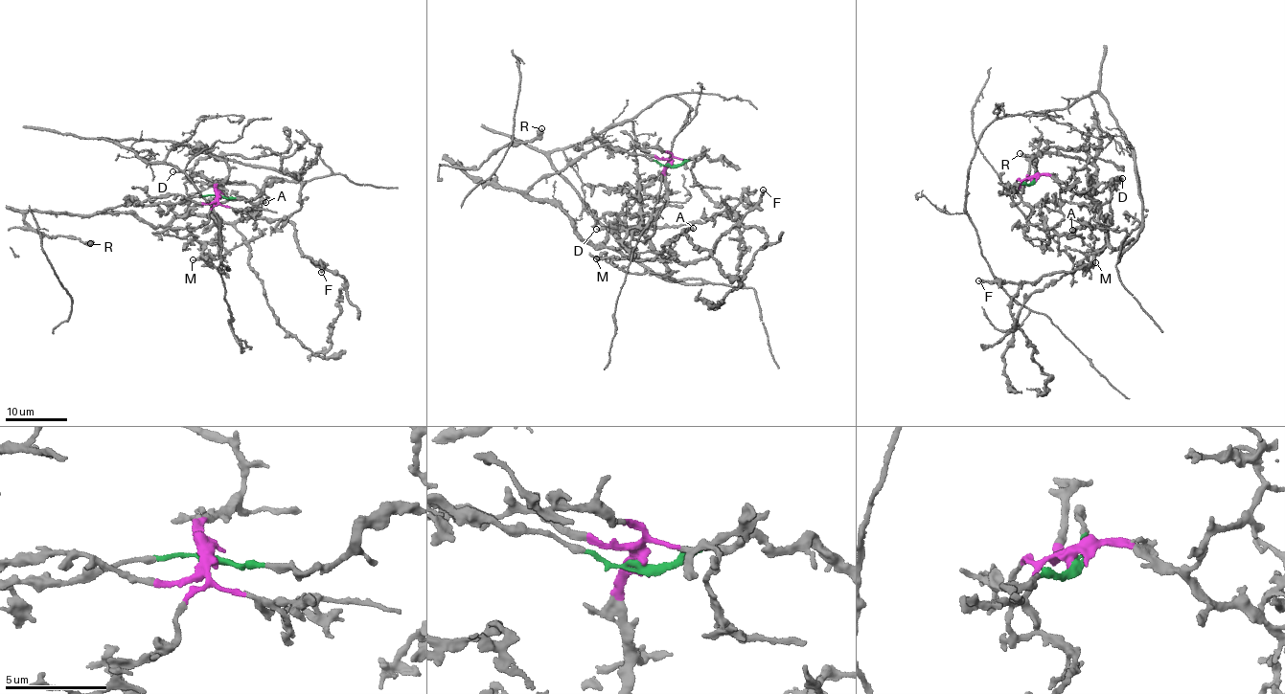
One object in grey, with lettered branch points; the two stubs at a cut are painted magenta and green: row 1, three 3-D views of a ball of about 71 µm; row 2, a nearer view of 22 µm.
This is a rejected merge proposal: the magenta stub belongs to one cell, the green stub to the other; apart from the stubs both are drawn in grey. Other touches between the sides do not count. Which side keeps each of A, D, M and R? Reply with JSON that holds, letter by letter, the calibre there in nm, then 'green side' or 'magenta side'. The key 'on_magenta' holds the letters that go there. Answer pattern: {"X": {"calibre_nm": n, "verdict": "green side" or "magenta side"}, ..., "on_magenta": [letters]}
{"A": {"calibre_nm": 320, "verdict": "magenta side"}, "D": {"calibre_nm": 240, "verdict": "magenta side"}, "M": {"calibre_nm": 200, "verdict": "magenta side"}, "R": {"calibre_nm": 480, "verdict": "green side"}, "on_magenta": ["A", "D", "M"]}

